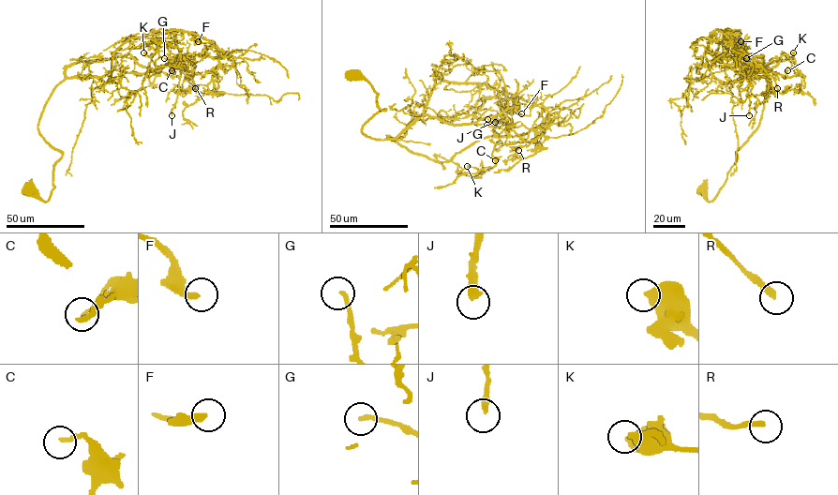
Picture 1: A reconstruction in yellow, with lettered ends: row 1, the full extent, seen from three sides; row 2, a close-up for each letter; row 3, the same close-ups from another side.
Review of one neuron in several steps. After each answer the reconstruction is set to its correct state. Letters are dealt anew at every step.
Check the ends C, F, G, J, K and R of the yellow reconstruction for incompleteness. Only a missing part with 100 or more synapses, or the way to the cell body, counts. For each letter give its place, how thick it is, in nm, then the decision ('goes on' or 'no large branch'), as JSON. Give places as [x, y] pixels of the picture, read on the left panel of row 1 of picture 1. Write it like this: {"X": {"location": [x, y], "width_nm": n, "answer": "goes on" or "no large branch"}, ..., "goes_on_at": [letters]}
{"C": {"location": [172, 70], "width_nm": 180, "answer": "no large branch"}, "F": {"location": [198, 41], "width_nm": 280, "answer": "no large branch"}, "G": {"location": [164, 58], "width_nm": 180, "answer": "no large branch"}, "J": {"location": [172, 115], "width_nm": 280, "answer": "no large branch"}, "K": {"location": [143, 52], "width_nm": 600, "answer": "no large branch"}, "R": {"location": [195, 88], "width_nm": 240, "answer": "no large branch"}, "goes_on_at": []}

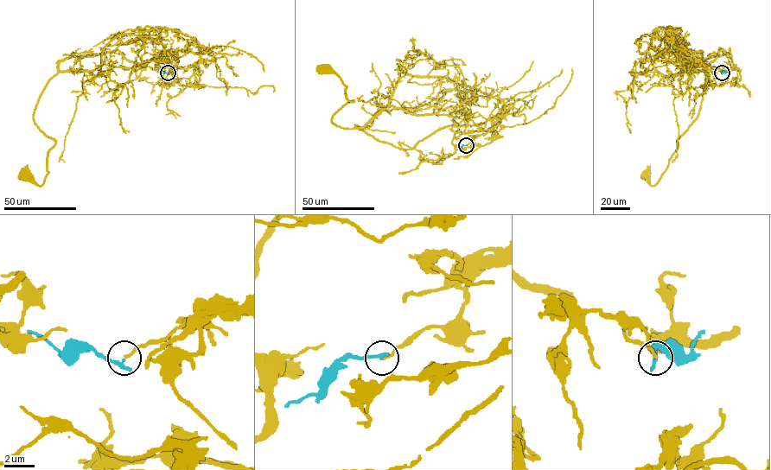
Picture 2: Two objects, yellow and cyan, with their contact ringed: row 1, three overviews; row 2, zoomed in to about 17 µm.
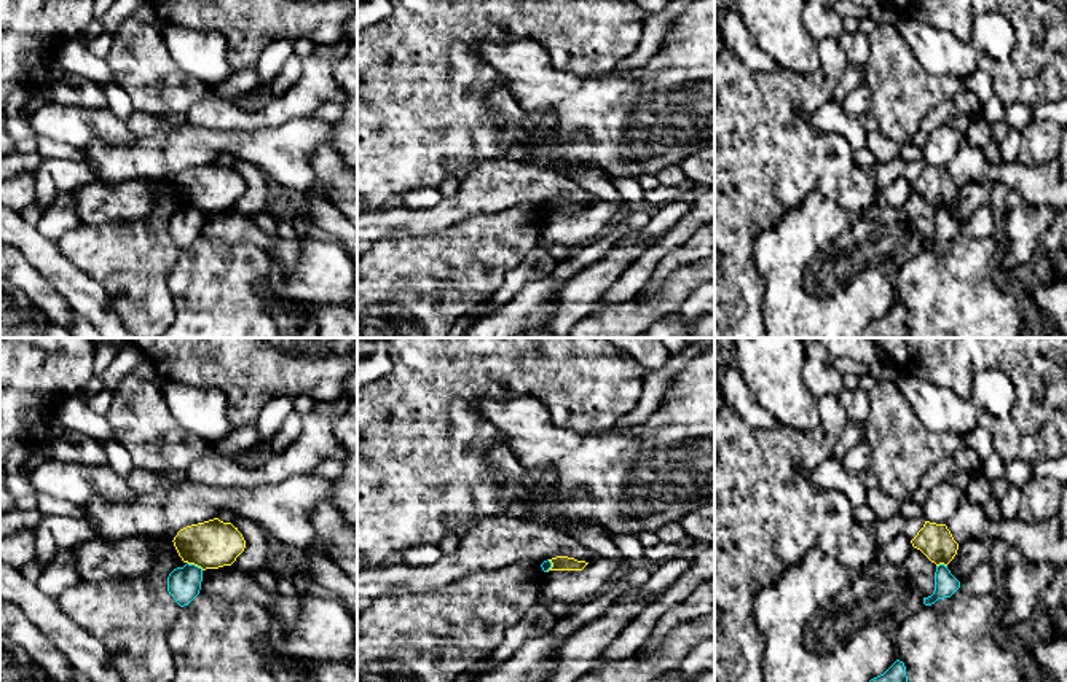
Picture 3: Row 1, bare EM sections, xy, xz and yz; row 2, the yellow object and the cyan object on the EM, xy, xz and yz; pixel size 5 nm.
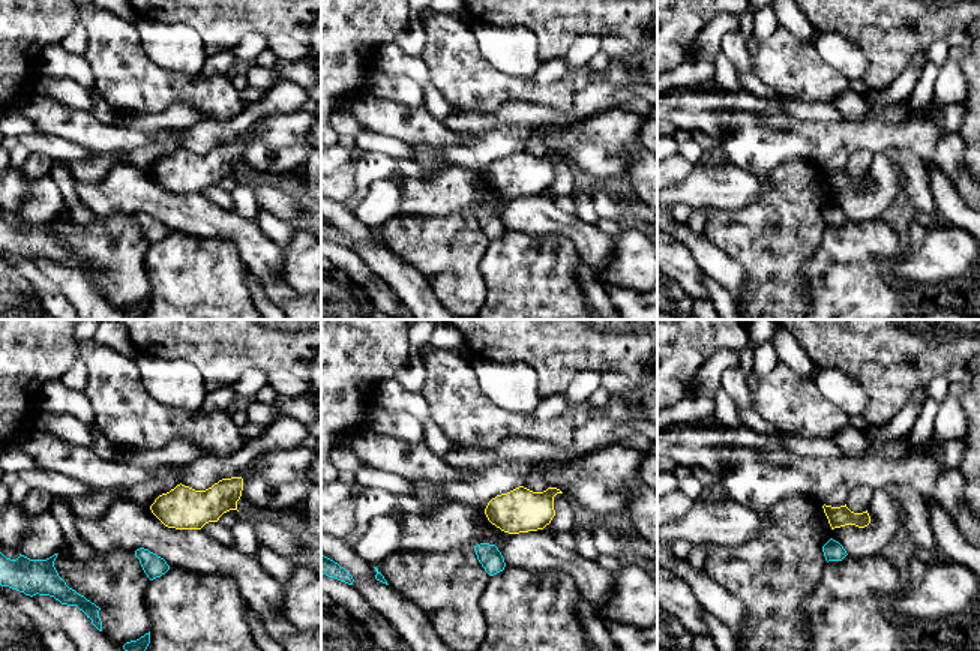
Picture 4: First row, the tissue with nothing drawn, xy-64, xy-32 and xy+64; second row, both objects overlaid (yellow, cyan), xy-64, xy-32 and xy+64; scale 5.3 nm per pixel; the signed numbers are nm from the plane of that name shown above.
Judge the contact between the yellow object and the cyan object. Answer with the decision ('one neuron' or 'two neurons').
two neurons

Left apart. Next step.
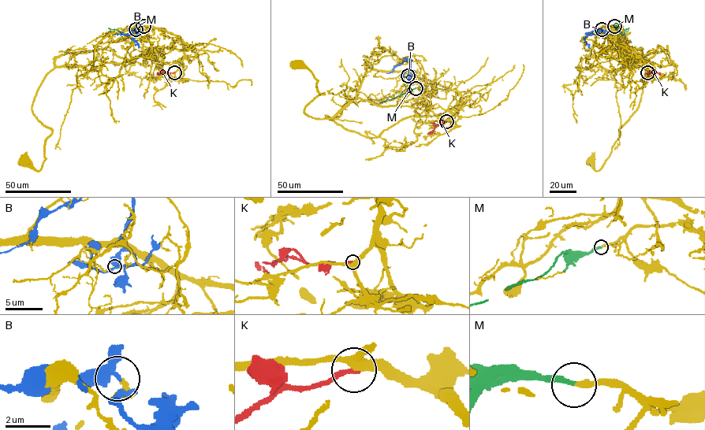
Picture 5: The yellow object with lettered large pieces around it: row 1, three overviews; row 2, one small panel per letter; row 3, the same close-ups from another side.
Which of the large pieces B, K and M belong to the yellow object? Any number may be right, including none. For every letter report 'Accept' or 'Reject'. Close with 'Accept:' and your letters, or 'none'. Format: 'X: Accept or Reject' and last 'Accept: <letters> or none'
B: Reject
K: Reject
M: Accept
Accept: M

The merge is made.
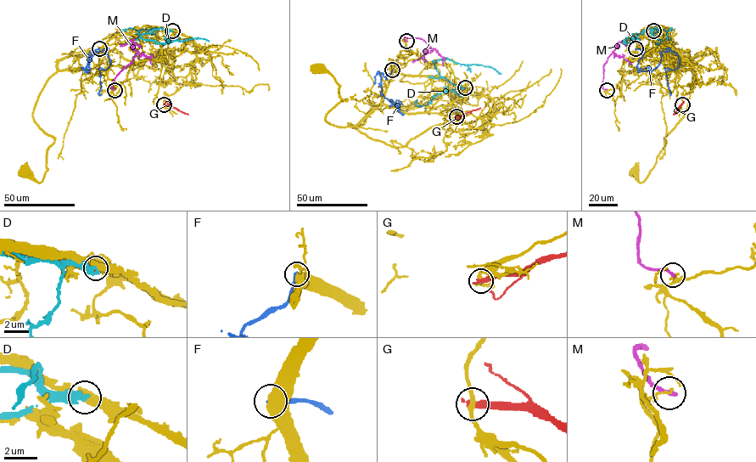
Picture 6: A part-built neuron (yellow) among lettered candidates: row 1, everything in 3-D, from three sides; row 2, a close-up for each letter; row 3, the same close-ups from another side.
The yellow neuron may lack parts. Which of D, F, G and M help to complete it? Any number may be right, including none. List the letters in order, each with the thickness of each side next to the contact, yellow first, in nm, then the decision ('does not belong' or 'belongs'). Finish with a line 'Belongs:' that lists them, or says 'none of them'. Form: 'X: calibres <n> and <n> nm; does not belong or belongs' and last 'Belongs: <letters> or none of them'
D: calibres 360 and 500 nm; does not belong
F: calibres 750 and 280 nm; does not belong
G: calibres 220 and 400 nm; does not belong
M: calibres 130 and 240 nm; does not belong
Belongs: none of them

